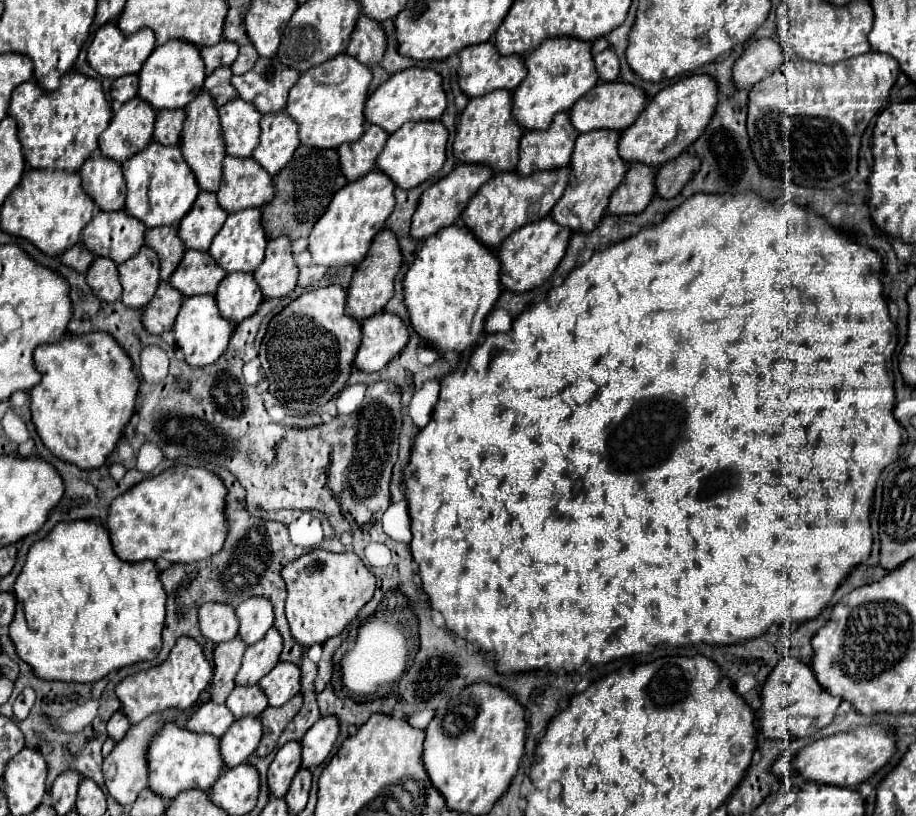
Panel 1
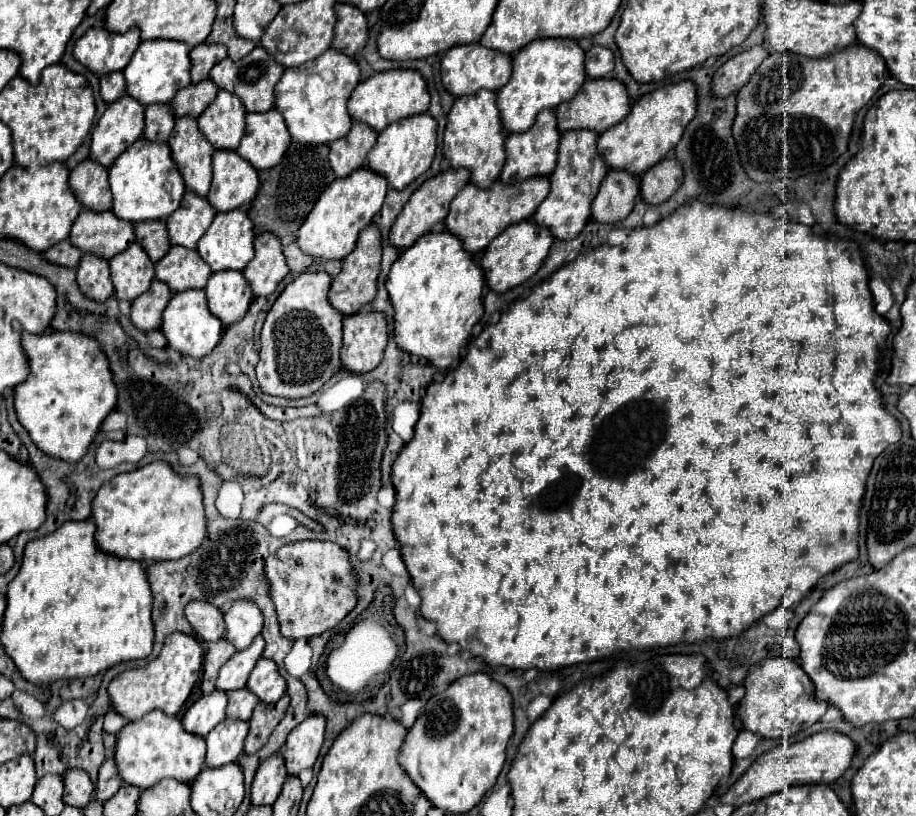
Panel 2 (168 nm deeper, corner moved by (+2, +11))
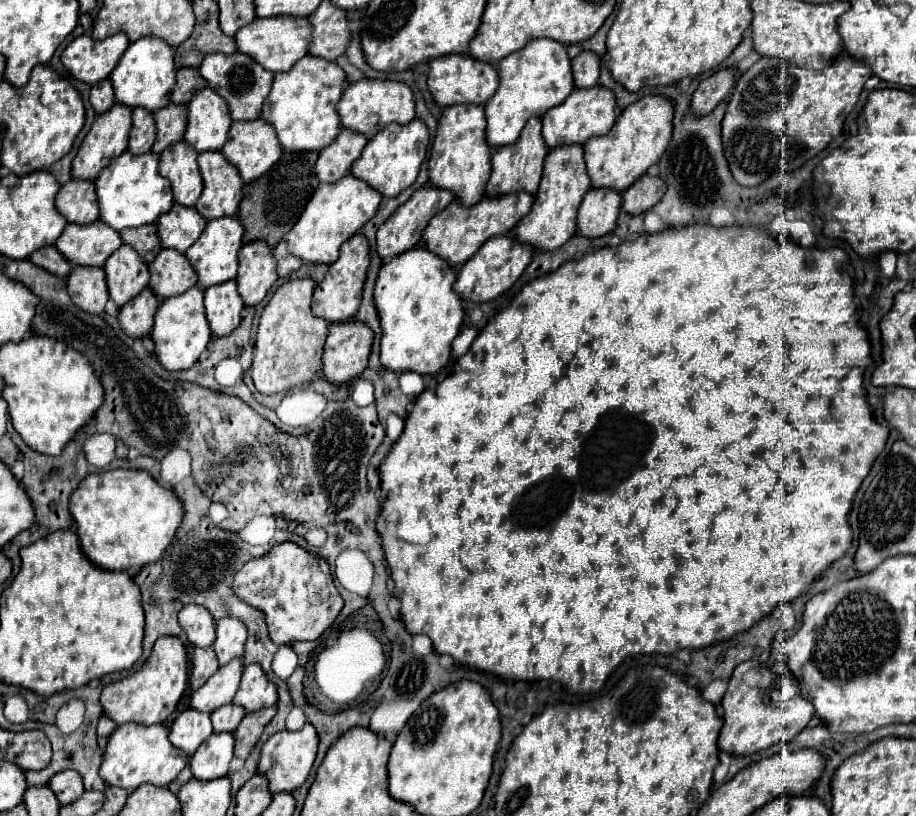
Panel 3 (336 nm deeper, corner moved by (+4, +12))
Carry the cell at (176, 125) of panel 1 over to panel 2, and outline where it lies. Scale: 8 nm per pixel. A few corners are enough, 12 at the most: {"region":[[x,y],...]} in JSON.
{"region":[[145,106],[143,138],[167,142],[175,126],[171,106]]}

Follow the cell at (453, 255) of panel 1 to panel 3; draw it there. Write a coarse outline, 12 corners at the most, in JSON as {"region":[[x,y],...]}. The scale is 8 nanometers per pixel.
{"region":[[423,243],[379,271],[381,363],[439,373],[465,311]]}

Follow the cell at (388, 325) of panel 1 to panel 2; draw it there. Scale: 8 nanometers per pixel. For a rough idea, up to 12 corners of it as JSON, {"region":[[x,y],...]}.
{"region":[[383,314],[343,318],[341,368],[365,374],[387,346]]}

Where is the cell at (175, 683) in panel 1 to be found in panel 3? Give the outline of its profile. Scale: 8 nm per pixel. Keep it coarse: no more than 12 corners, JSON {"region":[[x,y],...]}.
{"region":[[159,637],[137,673],[105,685],[119,725],[163,723],[187,687],[189,653]]}

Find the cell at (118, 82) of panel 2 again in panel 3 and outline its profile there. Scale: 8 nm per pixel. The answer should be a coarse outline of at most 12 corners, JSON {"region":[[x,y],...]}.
{"region":[[111,79],[91,89],[91,105],[97,113],[115,103]]}

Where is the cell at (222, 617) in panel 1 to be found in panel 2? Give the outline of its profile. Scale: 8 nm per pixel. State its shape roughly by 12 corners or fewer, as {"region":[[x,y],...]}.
{"region":[[189,602],[185,616],[205,642],[225,634],[223,612],[209,602]]}

